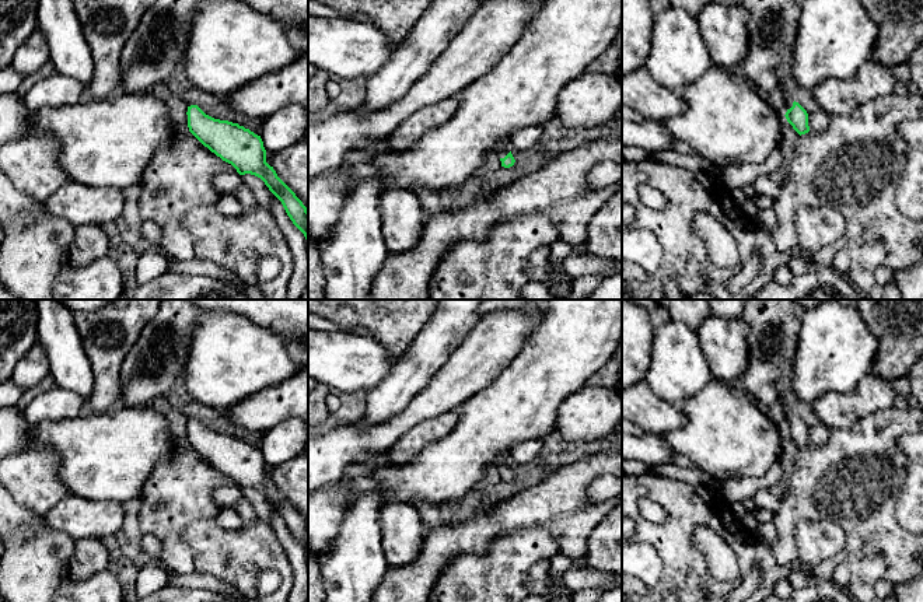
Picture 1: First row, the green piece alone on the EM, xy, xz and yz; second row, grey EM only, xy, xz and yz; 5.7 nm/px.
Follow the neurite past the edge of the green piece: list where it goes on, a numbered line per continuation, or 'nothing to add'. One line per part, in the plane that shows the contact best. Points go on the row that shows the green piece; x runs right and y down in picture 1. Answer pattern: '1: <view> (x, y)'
1: yz (778, 100)

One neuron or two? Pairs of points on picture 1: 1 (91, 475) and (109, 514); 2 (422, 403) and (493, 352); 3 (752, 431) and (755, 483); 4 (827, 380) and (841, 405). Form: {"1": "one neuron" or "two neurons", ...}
{"1": "two neurons", "2": "one neuron", "3": "two neurons", "4": "two neurons"}

